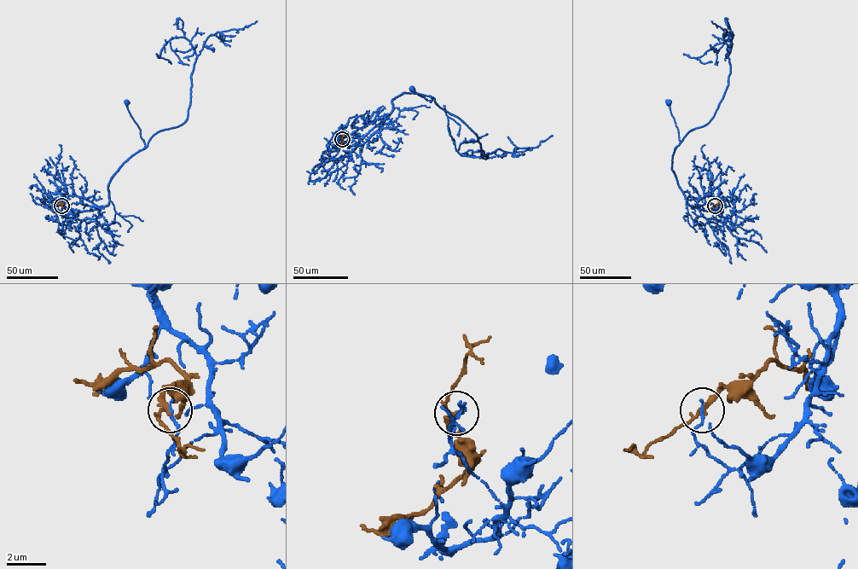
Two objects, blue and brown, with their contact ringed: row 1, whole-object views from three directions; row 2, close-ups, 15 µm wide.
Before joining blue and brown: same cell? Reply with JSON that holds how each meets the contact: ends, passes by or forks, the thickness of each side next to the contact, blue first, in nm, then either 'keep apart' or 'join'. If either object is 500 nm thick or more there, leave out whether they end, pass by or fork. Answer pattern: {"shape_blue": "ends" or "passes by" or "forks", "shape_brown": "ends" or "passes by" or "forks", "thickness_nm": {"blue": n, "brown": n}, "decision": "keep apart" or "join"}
{"shape_blue": "ends", "shape_brown": "passes by", "thickness_nm": {"blue": 140, "brown": 220}, "decision": "keep apart"}

